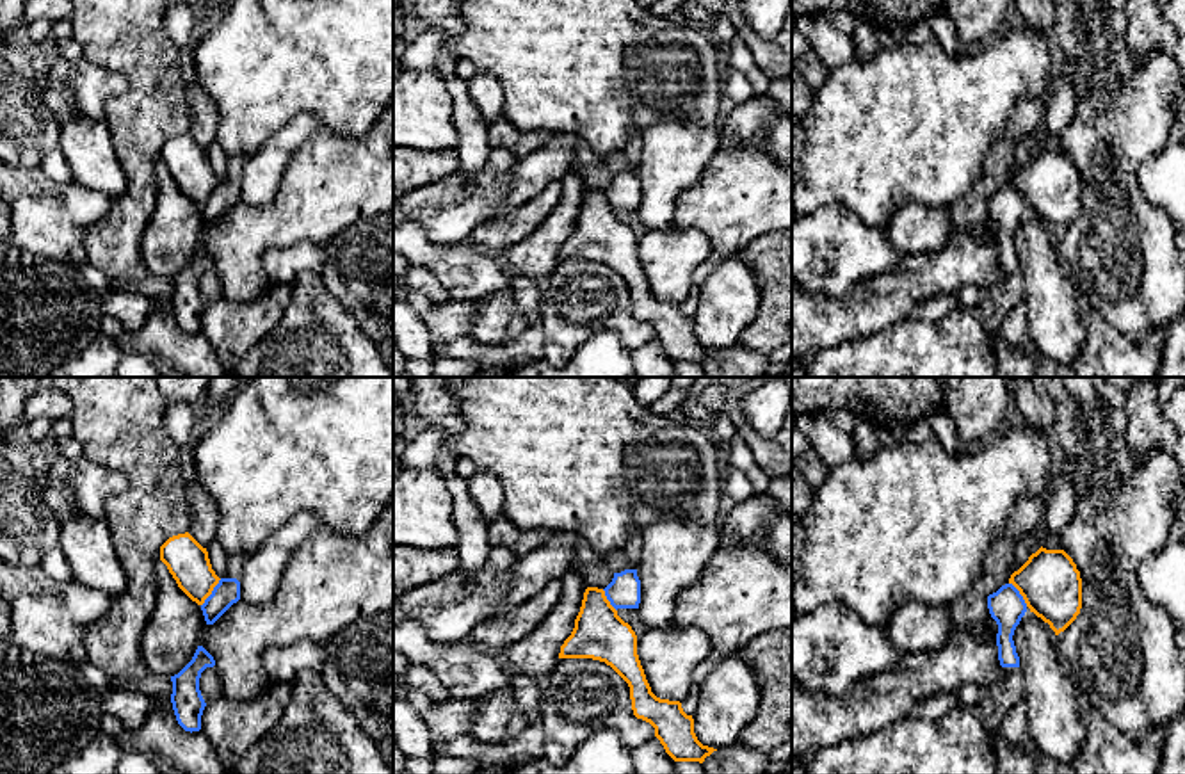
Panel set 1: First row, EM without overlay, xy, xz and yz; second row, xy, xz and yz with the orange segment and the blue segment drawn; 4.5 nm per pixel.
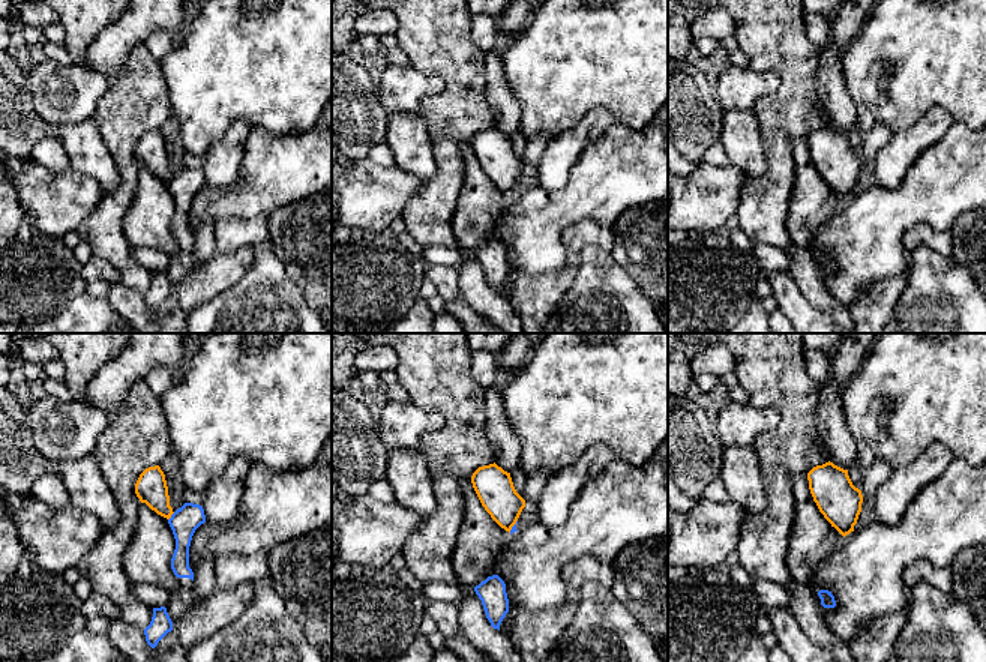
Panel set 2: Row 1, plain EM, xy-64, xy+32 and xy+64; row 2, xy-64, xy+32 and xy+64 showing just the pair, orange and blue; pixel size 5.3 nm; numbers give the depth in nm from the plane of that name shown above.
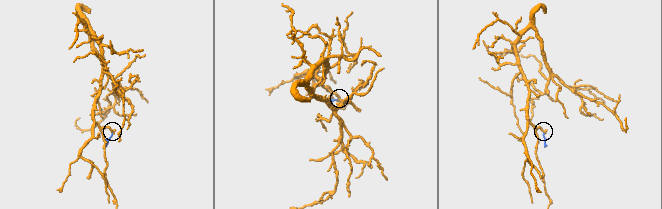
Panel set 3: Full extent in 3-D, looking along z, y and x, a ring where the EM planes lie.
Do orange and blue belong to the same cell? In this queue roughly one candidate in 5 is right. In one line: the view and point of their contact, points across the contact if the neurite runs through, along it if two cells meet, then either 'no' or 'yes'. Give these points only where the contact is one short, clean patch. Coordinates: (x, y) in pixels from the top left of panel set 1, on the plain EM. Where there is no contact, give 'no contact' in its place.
xy (210, 194) | along xy (221, 180), (201, 207) | no

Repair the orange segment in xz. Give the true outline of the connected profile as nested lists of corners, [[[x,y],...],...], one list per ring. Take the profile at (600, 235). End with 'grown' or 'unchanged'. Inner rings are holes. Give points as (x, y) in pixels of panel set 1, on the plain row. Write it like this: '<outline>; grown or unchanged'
[[[587,189],[571,237],[559,260],[592,260],[610,267],[630,288],[637,320],[655,329],[655,338],[674,363],[699,363],[713,349],[703,347],[694,335],[694,320],[680,302],[660,301],[651,294],[637,256],[637,237],[610,206],[603,190]]]; unchanged

